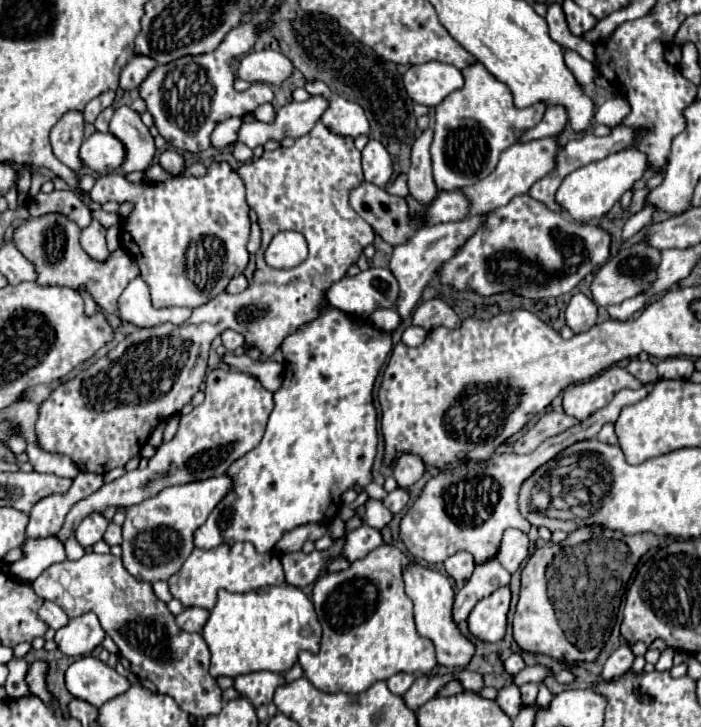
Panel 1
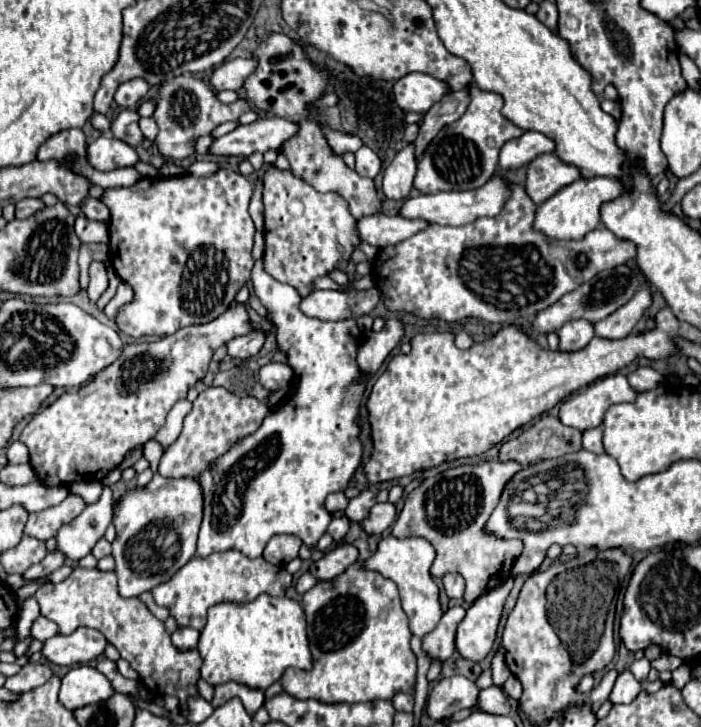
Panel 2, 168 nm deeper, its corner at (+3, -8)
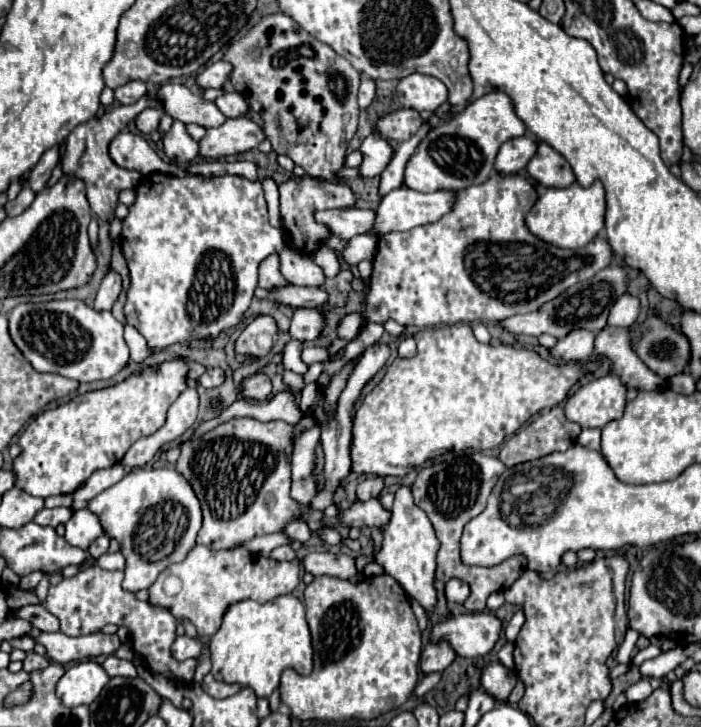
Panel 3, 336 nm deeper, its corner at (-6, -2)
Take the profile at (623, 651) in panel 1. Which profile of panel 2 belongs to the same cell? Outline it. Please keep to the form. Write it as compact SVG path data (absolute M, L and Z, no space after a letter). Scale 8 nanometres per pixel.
M613 668L613 670L607 670L607 672L605 672L605 676L601 678L601 682L591 690L591 694L589 694L589 702L593 704L593 710L597 710L597 708L599 708L599 704L607 700L609 692L611 692L611 688L613 688L615 680L617 680L617 676L619 676L619 672L617 672L615 668Z

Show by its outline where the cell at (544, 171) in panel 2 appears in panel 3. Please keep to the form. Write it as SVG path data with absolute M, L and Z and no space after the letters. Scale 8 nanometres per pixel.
M538 140L538 150L530 158L526 170L544 188L550 188L550 186L562 188L574 182L574 172L570 164L562 158L562 154L558 154L550 144L542 140Z

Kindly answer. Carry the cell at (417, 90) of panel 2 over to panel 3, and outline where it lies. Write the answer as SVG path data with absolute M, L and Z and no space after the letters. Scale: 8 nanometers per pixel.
M410 74L398 82L396 96L404 108L434 112L448 100L448 88L434 76Z

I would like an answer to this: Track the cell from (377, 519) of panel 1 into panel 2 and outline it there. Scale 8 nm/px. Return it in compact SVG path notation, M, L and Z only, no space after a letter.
M365 490L365 492L361 492L357 498L353 498L353 500L349 502L349 506L345 508L345 514L347 514L347 518L349 518L351 522L361 524L361 522L369 516L371 506L375 504L375 498L371 498L371 496L375 496L375 494L373 494L371 490Z

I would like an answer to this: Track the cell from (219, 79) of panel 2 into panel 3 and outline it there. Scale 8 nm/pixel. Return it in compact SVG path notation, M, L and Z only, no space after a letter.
M214 62L210 66L206 66L198 76L196 76L196 84L200 88L222 88L226 78L230 74L230 66L226 66L226 62Z

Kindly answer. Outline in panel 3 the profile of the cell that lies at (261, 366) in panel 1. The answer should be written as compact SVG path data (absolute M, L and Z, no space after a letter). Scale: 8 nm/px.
M306 346L302 352L302 360L306 364L314 364L314 362L326 362L328 358L332 358L332 352L328 352L328 348L318 348L318 346Z

